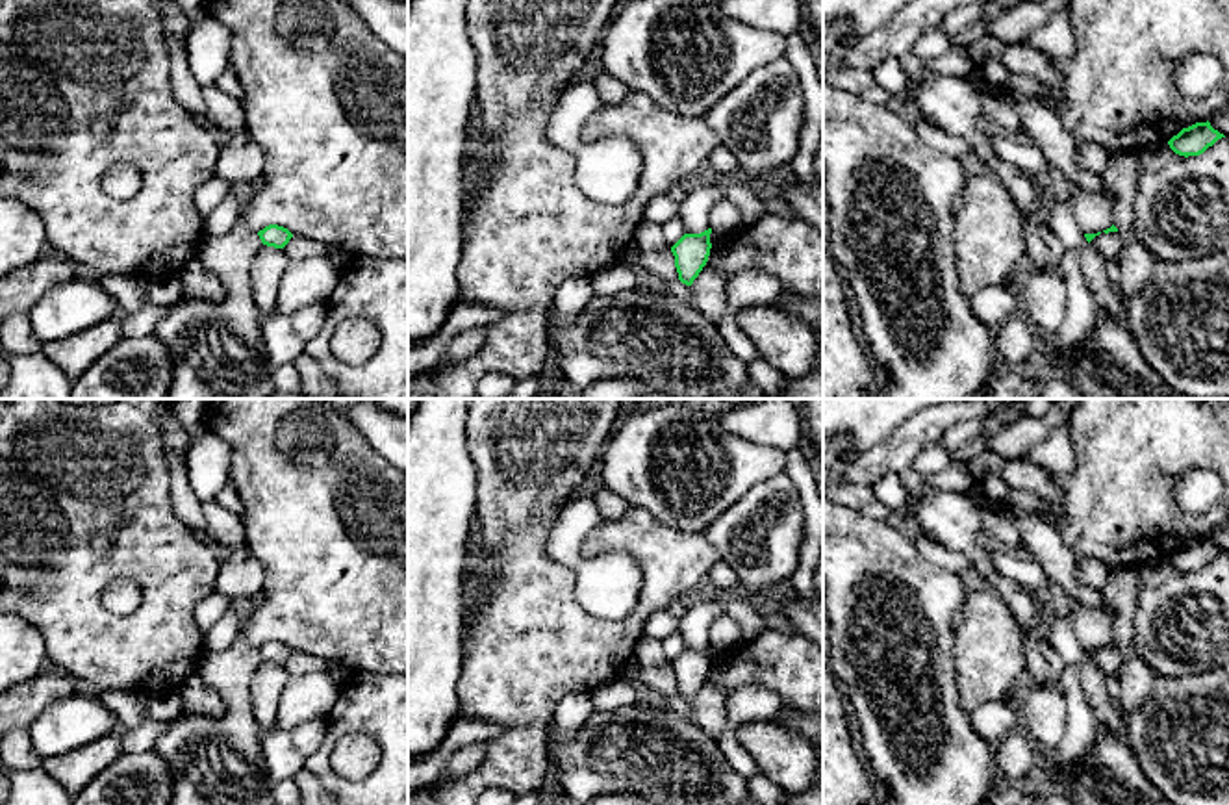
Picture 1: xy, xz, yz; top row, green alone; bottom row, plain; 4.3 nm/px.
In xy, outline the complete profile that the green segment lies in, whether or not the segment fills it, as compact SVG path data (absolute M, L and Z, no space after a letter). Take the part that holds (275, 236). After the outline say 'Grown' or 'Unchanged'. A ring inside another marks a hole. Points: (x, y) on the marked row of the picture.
M278 224L265 226L263 230L258 232L258 236L263 245L274 247L274 249L284 249L293 237L293 234L287 228Z. Unchanged

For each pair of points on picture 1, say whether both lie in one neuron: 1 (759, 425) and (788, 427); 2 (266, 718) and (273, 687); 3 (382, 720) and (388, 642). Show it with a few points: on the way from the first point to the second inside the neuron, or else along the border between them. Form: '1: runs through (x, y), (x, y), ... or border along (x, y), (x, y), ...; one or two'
1: runs through (766, 425), (781, 425); one
2: runs through (266, 711), (266, 694); one
3: border along (351, 672), (388, 674); two

